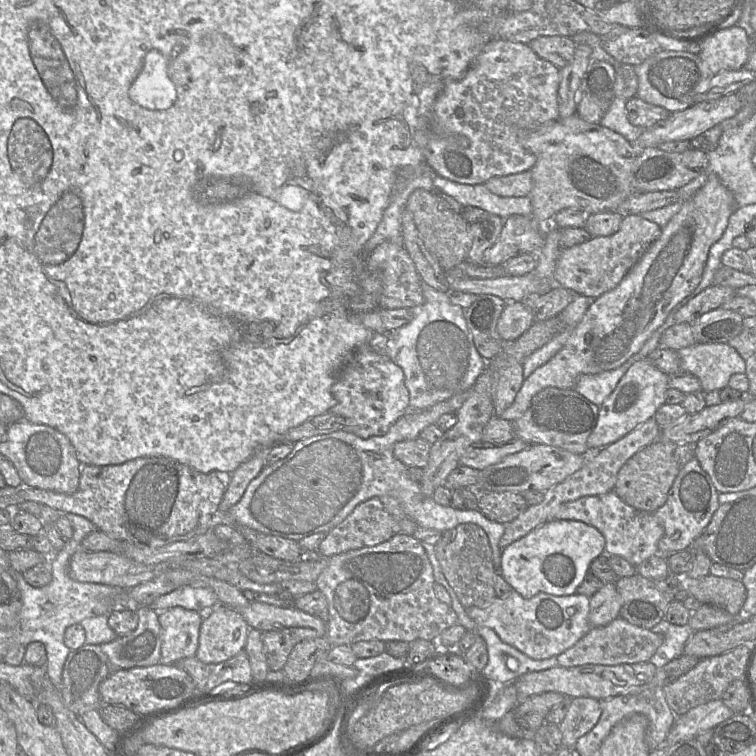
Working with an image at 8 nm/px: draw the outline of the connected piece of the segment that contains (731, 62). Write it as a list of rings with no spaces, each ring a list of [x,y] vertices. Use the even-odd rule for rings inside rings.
[[[734,24],[703,41],[698,55],[716,75],[742,69],[749,59],[752,47],[753,42],[746,31]]]

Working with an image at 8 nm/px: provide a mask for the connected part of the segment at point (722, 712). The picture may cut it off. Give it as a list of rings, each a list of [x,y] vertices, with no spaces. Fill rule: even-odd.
[[[721,699],[713,700],[677,716],[663,748],[669,748],[682,740],[696,738],[701,732],[714,729],[719,723],[732,717],[734,712]]]

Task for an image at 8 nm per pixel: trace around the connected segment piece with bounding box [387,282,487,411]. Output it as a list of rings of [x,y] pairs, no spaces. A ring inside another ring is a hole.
[[[422,282],[424,302],[414,309],[413,319],[387,334],[388,357],[404,373],[409,409],[425,410],[470,389],[487,366],[477,352],[461,307],[452,305],[447,293]]]

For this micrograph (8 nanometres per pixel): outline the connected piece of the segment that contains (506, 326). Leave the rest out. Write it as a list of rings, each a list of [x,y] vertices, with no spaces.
[[[507,302],[497,322],[501,340],[511,342],[521,336],[535,321],[531,302]]]

